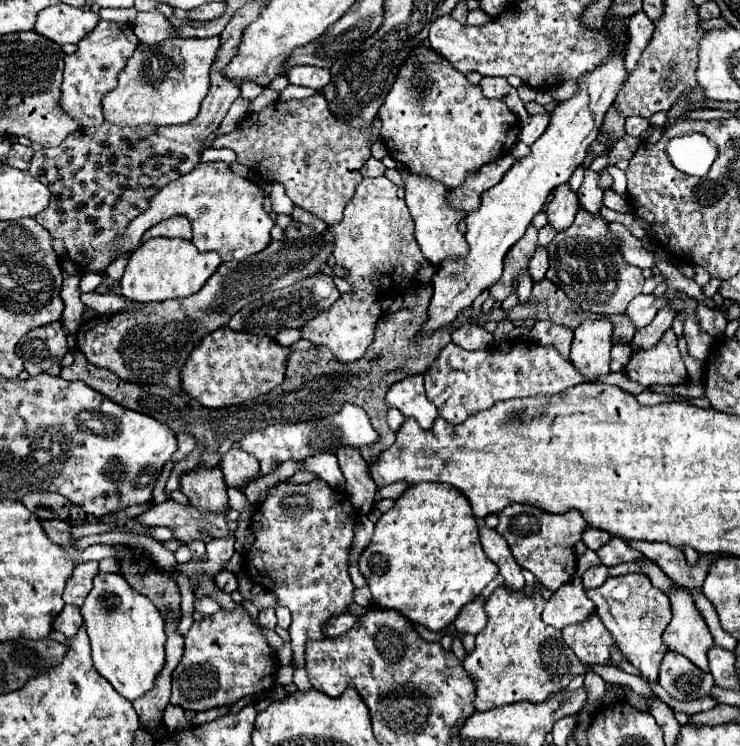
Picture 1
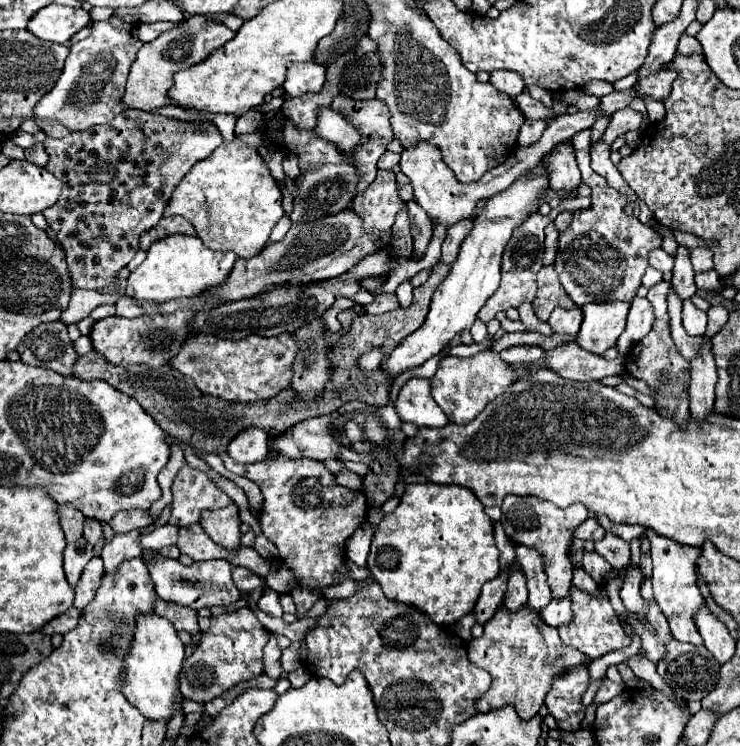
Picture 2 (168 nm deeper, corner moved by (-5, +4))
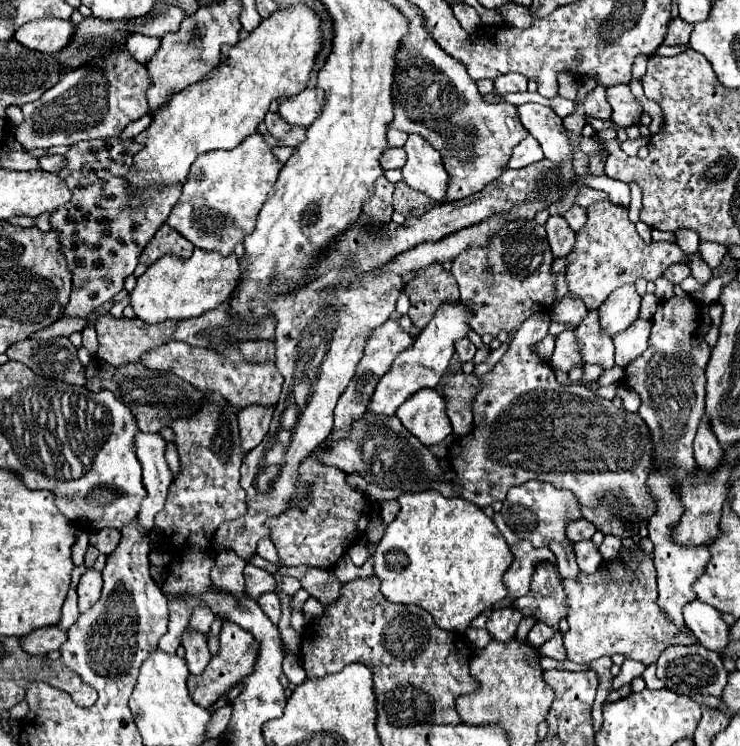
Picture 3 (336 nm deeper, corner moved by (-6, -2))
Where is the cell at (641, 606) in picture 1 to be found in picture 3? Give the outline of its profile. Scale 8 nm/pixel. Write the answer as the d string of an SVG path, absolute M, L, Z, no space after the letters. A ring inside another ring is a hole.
M568 539L564 543L556 543L552 541L550 543L550 549L552 553L556 555L556 563L558 563L558 571L562 577L576 577L580 573L578 565L576 565L576 559L574 559L574 553L568 551Z

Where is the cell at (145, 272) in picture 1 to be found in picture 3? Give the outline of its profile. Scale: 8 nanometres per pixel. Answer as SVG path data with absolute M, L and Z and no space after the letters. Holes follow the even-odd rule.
M194 249L192 257L160 257L152 263L144 275L138 277L134 291L130 293L130 305L134 307L136 317L144 323L162 323L166 319L182 321L190 317L198 317L204 311L216 309L218 305L230 301L234 287L238 285L240 263L232 253L222 257L220 253Z

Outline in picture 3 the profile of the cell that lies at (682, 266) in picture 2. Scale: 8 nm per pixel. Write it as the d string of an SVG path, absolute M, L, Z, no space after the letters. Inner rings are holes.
M682 229L682 231L676 231L676 245L686 253L686 257L692 257L692 253L698 253L700 239L694 231Z

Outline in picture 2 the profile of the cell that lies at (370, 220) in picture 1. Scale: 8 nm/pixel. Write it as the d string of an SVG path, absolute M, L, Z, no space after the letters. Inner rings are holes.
M379 169L375 181L367 189L359 191L353 199L353 211L361 215L369 231L389 231L395 215L405 207L407 205L397 195L395 173L385 169Z

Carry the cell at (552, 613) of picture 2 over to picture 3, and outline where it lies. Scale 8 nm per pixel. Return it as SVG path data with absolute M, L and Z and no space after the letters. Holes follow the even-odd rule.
M538 621L528 633L528 643L532 643L534 647L540 647L548 639L552 639L556 633L558 633L558 629L550 629L550 625L546 625L544 621Z

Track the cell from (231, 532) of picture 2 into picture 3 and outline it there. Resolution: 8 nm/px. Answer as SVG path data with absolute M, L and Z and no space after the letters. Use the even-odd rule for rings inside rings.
M222 549L222 553L216 555L214 559L214 569L212 569L212 585L234 593L234 595L244 595L244 567L248 563L242 561L236 553L230 553L230 549Z

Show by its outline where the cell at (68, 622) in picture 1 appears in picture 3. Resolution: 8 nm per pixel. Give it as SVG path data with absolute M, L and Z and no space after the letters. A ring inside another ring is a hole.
M56 625L42 627L22 637L22 649L26 649L28 653L38 653L38 655L50 653L54 649L60 649L60 645L66 643L66 637L68 633L64 629L58 629Z

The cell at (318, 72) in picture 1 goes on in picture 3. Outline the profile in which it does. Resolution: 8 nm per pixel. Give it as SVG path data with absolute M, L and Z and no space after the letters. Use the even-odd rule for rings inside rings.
M314 87L314 89L304 89L294 97L280 97L278 101L280 101L278 111L286 123L310 127L320 113L320 107L324 103L324 93L322 89Z

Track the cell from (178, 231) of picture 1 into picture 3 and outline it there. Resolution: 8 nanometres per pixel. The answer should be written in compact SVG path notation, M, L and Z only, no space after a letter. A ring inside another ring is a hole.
M162 225L156 235L150 239L150 243L144 247L142 255L140 255L140 263L144 265L152 265L156 259L164 257L166 253L174 253L178 257L190 257L190 253L194 251L194 245L190 241L186 241L176 229L172 229L170 225Z

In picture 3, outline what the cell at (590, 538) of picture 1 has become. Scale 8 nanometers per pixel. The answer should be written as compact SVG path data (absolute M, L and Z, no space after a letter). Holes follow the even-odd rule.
M578 519L578 521L572 521L572 523L566 525L566 535L568 535L568 539L574 541L574 543L586 541L586 539L590 539L594 533L596 533L596 527L594 527L590 521L586 521L586 519Z

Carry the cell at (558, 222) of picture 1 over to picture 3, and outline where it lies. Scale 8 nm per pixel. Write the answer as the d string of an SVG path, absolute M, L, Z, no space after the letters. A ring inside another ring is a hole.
M524 103L518 107L518 115L522 125L530 131L530 135L538 139L548 161L562 165L564 161L574 159L572 145L562 125L562 119L550 107L538 103Z

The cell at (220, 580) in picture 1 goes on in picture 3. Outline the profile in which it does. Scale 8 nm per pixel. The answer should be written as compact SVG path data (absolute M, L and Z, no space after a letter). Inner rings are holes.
M246 565L246 569L244 569L244 579L246 579L246 595L248 595L250 599L258 599L260 595L276 589L274 577L272 577L268 571L258 569L258 567L254 567L254 565Z

